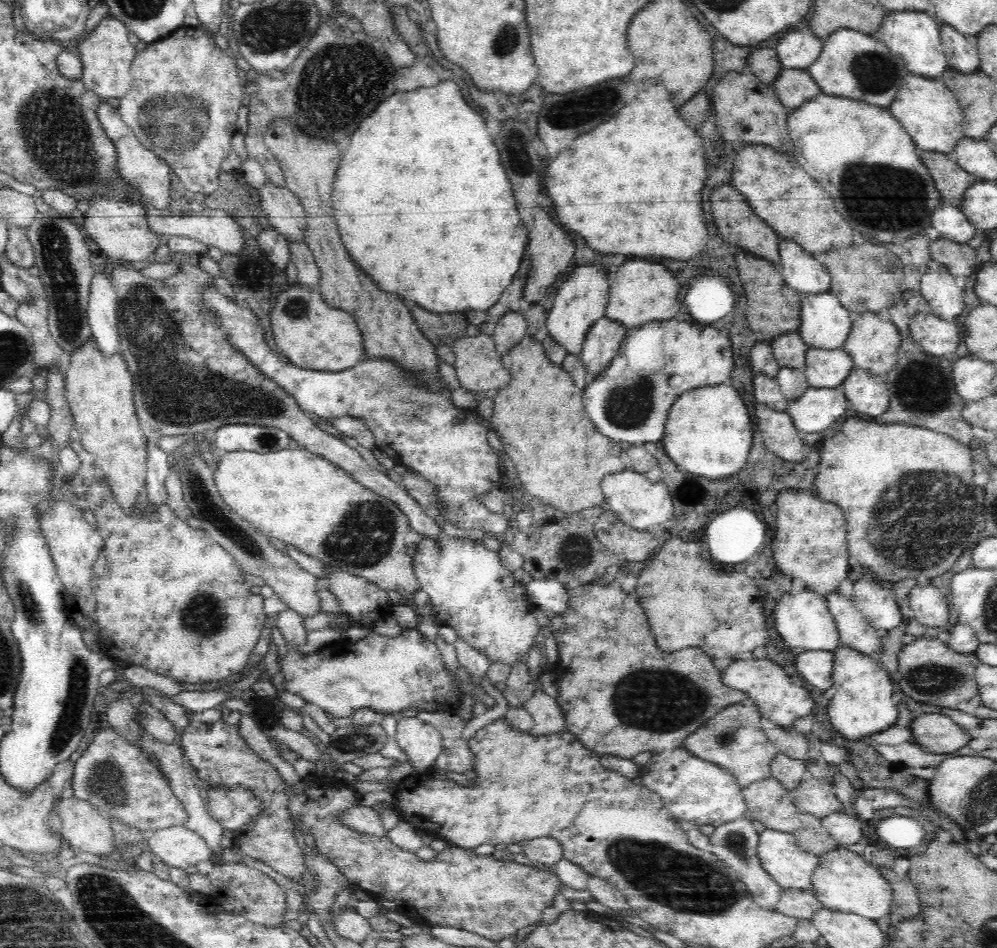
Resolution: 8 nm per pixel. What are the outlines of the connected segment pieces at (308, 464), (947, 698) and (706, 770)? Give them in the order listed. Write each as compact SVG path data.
M299 446L268 454L250 451L220 453L217 464L213 478L222 502L260 534L276 538L287 546L295 546L302 554L316 558L329 568L364 577L385 591L396 590L406 599L405 605L418 607L412 598L420 583L414 574L413 558L406 553L404 543L411 527L406 515L391 500L378 496L329 460Z
M920 637L908 641L898 653L898 660L900 668L892 678L898 688L916 702L928 702L940 708L956 708L958 702L970 700L979 694L973 655L956 652L938 638Z
M684 747L655 753L640 768L639 777L641 784L658 794L668 813L680 822L716 828L743 818L747 812L742 787L736 777L724 767L697 757Z

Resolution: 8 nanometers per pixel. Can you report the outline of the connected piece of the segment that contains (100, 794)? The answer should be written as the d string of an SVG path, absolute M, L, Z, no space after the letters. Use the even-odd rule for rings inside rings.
M96 734L93 742L74 763L72 774L70 793L73 797L93 804L96 811L112 820L117 828L126 825L148 835L161 829L173 828L173 826L184 827L187 822L188 814L184 804L173 793L159 768L146 758L146 754L143 754L138 746L132 746L130 741L104 742L104 740L98 740L98 734Z

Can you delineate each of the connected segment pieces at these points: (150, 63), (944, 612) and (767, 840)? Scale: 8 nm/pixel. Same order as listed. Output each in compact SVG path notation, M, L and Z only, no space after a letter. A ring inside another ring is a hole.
M182 25L170 35L137 52L130 72L132 86L120 99L118 107L122 120L132 129L140 145L164 159L173 175L190 192L201 198L216 192L221 175L220 166L233 150L231 140L237 132L235 122L245 98L236 60L222 51L217 41L212 40L200 26Z
M917 584L908 595L914 618L924 626L941 627L950 619L951 607L944 597L944 586Z
M766 829L760 834L757 848L762 868L784 889L812 889L812 876L821 857L800 850L792 833Z

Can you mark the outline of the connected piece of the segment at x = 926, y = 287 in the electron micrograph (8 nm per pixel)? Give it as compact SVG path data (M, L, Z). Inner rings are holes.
M934 265L921 278L919 291L932 314L954 322L964 312L965 282L965 277L950 274L944 266Z

